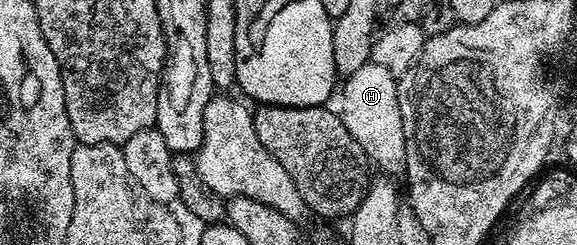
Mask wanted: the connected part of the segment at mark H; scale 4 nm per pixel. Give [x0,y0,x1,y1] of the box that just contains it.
[340,62,406,176]

